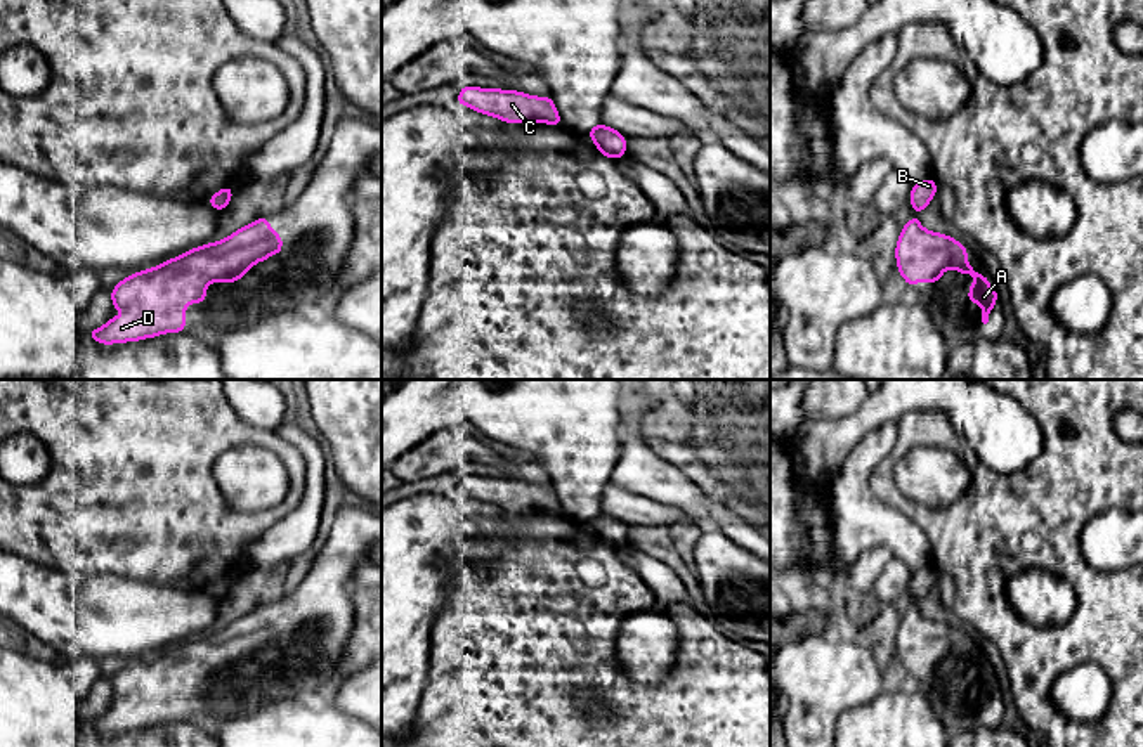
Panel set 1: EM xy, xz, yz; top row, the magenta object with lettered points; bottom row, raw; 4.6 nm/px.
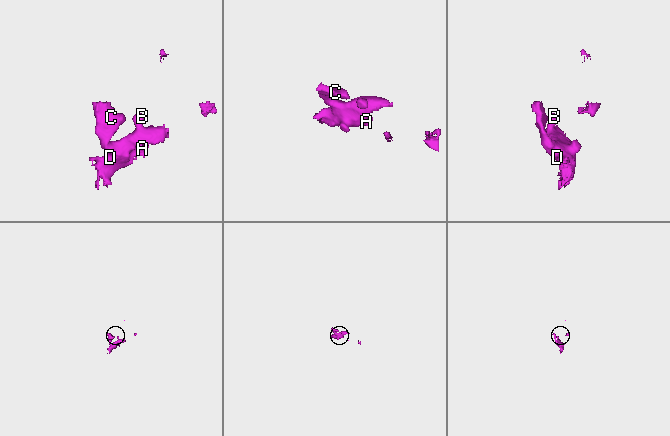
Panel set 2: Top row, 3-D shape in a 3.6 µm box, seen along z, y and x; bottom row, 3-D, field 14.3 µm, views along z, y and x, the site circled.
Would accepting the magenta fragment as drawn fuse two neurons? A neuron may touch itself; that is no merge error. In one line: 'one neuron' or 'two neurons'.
one neuron

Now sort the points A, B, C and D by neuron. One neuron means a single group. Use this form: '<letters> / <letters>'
A B C D

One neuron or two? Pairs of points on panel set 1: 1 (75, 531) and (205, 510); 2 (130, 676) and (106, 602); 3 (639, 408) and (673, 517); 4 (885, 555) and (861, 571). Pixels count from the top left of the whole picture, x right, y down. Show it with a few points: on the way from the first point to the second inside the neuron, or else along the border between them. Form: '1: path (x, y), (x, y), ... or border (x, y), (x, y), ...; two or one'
1: path (108, 517), (172, 517); one
2: border (174, 645), (136, 661); two
3: border (642, 496), (675, 505), (691, 517); two
4: path (880, 555), (866, 567); one

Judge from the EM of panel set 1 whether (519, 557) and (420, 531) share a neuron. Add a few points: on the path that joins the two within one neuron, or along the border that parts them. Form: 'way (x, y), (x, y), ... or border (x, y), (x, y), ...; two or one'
border (509, 512), (514, 539), (476, 584); two

